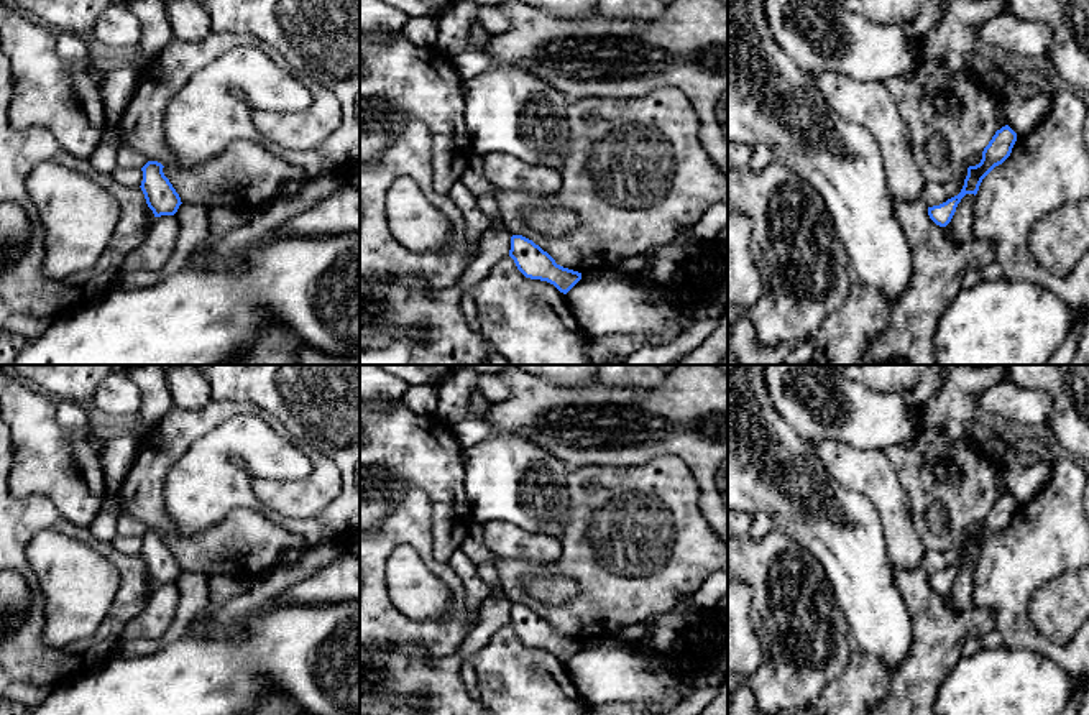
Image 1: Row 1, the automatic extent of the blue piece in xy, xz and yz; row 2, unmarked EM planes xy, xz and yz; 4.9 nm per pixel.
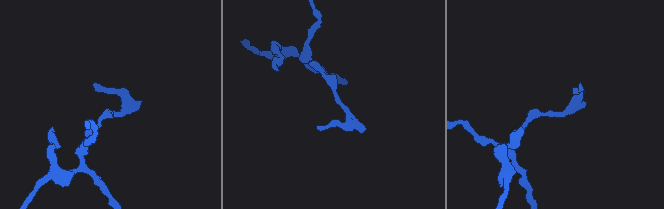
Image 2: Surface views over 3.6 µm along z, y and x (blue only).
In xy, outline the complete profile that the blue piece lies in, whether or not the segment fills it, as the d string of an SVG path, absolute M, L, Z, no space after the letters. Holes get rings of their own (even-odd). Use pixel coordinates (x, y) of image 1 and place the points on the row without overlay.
M148 529L141 536L143 549L140 556L154 585L174 584L182 572L179 562L164 544L163 536L158 529Z

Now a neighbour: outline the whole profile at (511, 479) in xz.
M508 432L465 449L463 467L475 523L509 521L560 541L570 506L570 468L558 457Z

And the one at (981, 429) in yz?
M976 421L971 426L972 441L992 439L995 436L1007 434L1007 427L1002 427L999 421Z

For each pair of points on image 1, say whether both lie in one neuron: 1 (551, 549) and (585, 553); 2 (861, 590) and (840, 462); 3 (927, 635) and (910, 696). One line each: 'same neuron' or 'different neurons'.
1: different neurons
2: different neurons
3: same neuron

